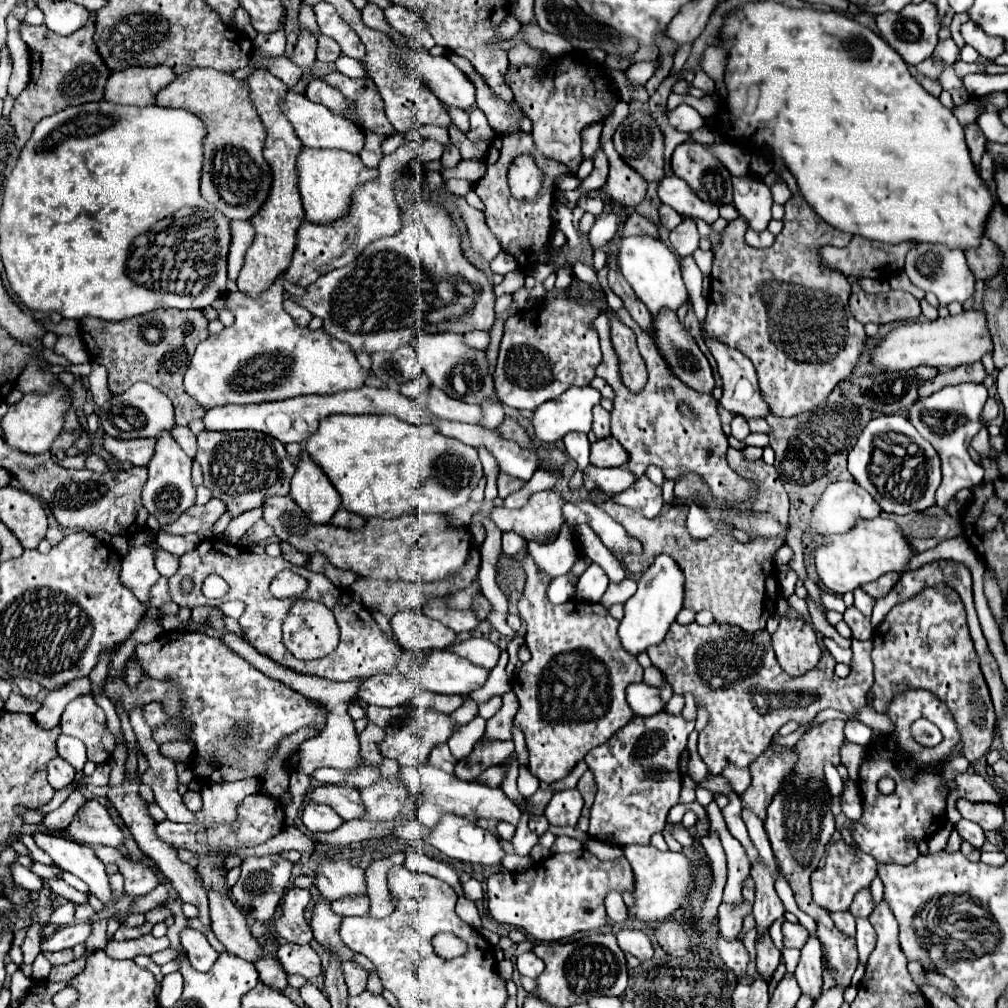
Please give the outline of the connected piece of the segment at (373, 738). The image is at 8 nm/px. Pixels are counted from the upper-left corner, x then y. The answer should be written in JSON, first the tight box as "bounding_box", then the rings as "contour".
{"bounding_box":[359,722,385,764],"contour":[[[369,722],[367,728],[359,734],[359,740],[361,740],[361,758],[367,758],[369,762],[375,762],[375,764],[381,764],[381,752],[377,750],[377,742],[381,742],[385,738],[385,730],[379,728],[377,724]]]}

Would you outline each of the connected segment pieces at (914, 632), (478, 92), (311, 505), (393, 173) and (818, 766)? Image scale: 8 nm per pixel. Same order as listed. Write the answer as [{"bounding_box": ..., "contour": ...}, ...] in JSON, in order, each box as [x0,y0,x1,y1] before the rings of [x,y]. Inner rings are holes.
[{"bounding_box":[871,582,995,762],"contour":[[[943,582],[927,586],[913,598],[893,606],[885,620],[875,628],[873,644],[875,684],[871,692],[873,708],[877,712],[883,712],[883,702],[887,702],[895,690],[925,688],[943,698],[955,716],[961,732],[963,756],[969,762],[983,758],[991,750],[995,710],[969,636],[965,606],[951,586]]]},{"bounding_box":[453,54,523,134],"contour":[[[453,54],[453,64],[463,70],[463,74],[473,82],[475,86],[475,96],[477,96],[477,106],[485,112],[489,124],[499,132],[499,134],[509,134],[511,130],[515,130],[517,120],[523,116],[519,106],[515,104],[507,104],[505,100],[497,98],[487,86],[485,82],[479,78],[479,74],[475,74],[473,66],[463,58]]]},{"bounding_box":[291,452,341,524],"contour":[[[303,452],[303,460],[291,480],[291,498],[313,524],[331,524],[333,514],[341,506],[339,492],[331,486],[323,470],[309,460],[311,458]]]},{"bounding_box":[281,140,419,288],"contour":[[[409,140],[401,148],[397,148],[393,154],[383,156],[379,162],[379,176],[375,180],[369,180],[355,188],[355,194],[351,196],[351,206],[347,216],[331,222],[331,224],[313,224],[309,220],[303,220],[297,232],[297,246],[291,258],[289,268],[281,274],[281,280],[293,282],[297,286],[307,288],[313,284],[319,276],[343,268],[351,264],[371,242],[383,238],[383,236],[395,236],[403,222],[401,222],[401,206],[395,196],[395,180],[401,176],[405,164],[409,164],[413,158],[419,156],[419,142]]]},{"bounding_box":[793,720,845,778],"contour":[[[827,720],[809,730],[807,734],[803,734],[795,746],[799,752],[799,764],[793,770],[823,778],[825,760],[831,760],[833,766],[839,766],[839,750],[845,740],[843,726],[843,720]]]}]

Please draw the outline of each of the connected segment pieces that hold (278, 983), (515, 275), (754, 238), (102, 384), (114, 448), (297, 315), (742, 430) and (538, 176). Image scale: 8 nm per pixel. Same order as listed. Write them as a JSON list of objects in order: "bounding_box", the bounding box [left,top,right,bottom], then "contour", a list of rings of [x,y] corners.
[{"bounding_box":[255,938,289,992],"contour":[[[265,938],[265,942],[261,944],[261,958],[255,962],[255,968],[259,972],[259,980],[265,984],[265,986],[271,986],[273,990],[279,990],[279,992],[285,992],[285,988],[289,986],[287,982],[287,974],[285,970],[279,966],[279,960],[275,956],[275,940],[273,938]]]},{"bounding_box":[495,270,525,296],"contour":[[[519,270],[509,272],[509,274],[505,274],[505,280],[503,280],[499,286],[495,286],[495,296],[513,294],[517,288],[523,286],[523,282],[525,282],[525,276],[523,276]]]},{"bounding_box":[745,229,775,249],"contour":[[[768,229],[761,233],[753,232],[753,230],[747,230],[745,241],[750,246],[761,249],[772,246],[775,241],[775,236]]]},{"bounding_box":[89,362,111,406],"contour":[[[91,362],[91,374],[89,374],[89,386],[93,392],[93,400],[97,406],[101,406],[103,402],[107,402],[107,398],[111,396],[107,390],[107,368]]]},{"bounding_box":[103,434,155,466],"contour":[[[103,434],[103,448],[119,462],[129,462],[131,466],[147,466],[147,462],[153,456],[155,440],[151,438],[111,438],[109,434]]]},{"bounding_box":[283,298,313,326],"contour":[[[289,298],[283,302],[283,306],[285,306],[285,310],[293,316],[293,320],[295,320],[299,326],[307,326],[307,324],[309,324],[309,320],[313,318],[313,316],[311,316],[311,312],[309,312],[307,308],[299,306],[297,302],[293,302],[293,300],[289,300]]]},{"bounding_box":[731,416,749,440],"contour":[[[735,416],[733,422],[731,422],[731,436],[735,436],[737,440],[743,440],[747,434],[749,434],[749,424],[747,424],[747,420]]]},{"bounding_box":[507,154,543,200],"contour":[[[531,154],[517,156],[507,172],[511,194],[519,200],[535,200],[543,184],[543,170],[535,164]]]}]

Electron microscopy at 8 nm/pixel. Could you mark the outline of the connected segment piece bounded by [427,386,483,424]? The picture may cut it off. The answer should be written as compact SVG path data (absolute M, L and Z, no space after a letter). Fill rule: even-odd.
M431 388L429 390L429 398L427 398L427 408L445 420L457 420L457 422L469 422L469 424L479 424L483 418L483 410L481 406L473 406L455 398L449 398L447 394L443 394L443 390L439 388Z

